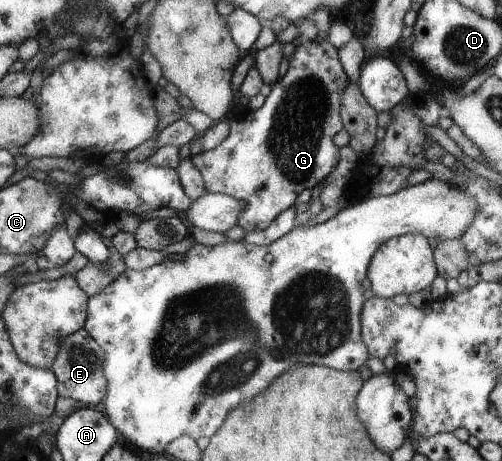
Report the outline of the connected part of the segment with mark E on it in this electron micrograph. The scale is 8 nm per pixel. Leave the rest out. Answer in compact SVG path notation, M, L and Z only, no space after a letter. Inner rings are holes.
M84 327L67 339L61 339L56 363L51 367L59 382L57 394L73 399L73 401L81 401L84 407L97 407L108 393L108 379L103 373L105 354L100 343L90 333L87 333Z

